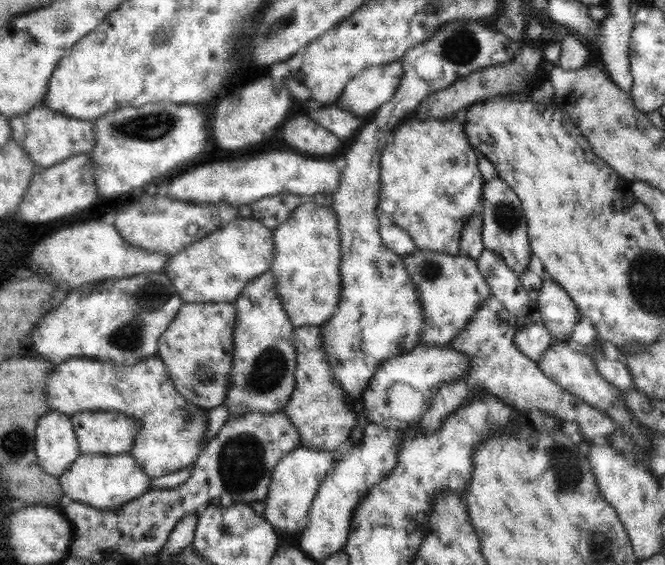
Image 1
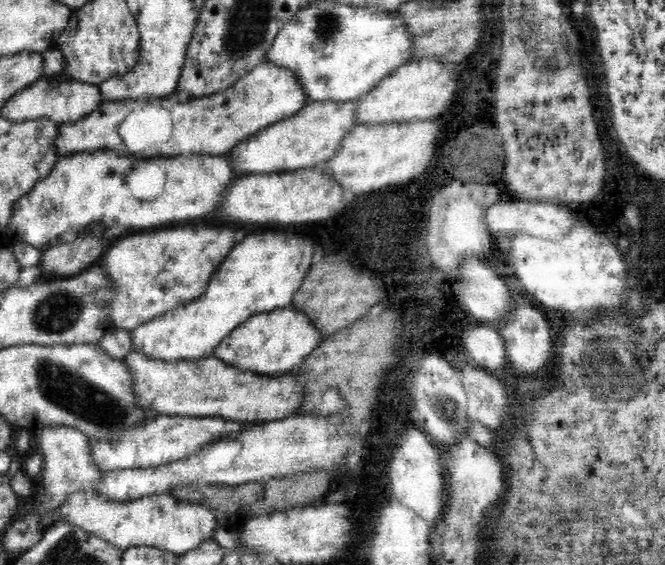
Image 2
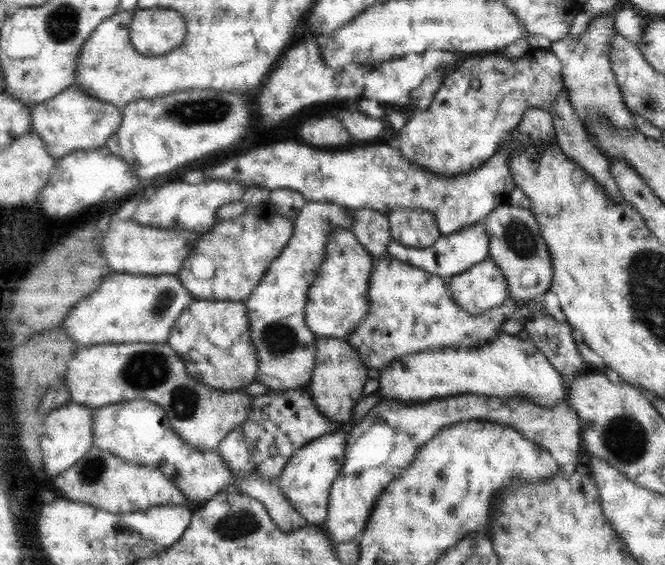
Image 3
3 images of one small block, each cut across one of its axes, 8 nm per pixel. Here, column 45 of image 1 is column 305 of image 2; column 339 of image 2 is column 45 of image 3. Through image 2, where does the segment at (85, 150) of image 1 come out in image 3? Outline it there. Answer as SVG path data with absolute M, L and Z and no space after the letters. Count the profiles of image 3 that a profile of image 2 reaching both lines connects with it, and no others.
M75 84L64 88L49 100L29 108L30 130L43 140L43 148L51 158L55 159L71 151L103 147L109 135L117 130L121 119L122 111L119 111L116 106L95 100L93 96L87 96Z

